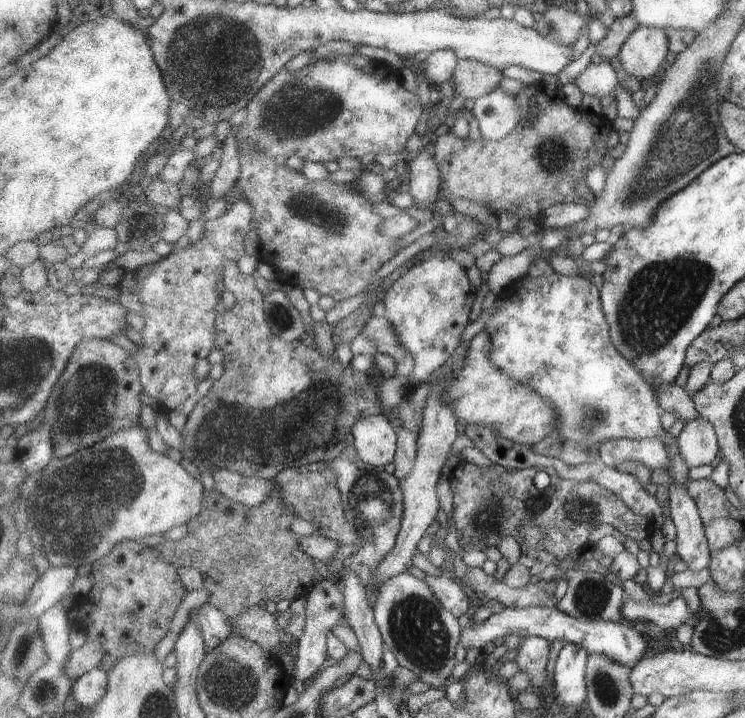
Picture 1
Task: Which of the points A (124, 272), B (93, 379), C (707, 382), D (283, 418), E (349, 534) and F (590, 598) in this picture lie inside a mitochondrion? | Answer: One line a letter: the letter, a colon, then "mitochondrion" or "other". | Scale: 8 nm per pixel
A: other
B: mitochondrion
C: other
D: mitochondrion
E: mitochondrion
F: mitochondrion

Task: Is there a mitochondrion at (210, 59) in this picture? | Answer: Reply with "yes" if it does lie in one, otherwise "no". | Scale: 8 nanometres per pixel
yes

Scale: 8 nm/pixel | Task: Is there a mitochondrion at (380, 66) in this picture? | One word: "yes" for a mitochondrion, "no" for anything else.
no

